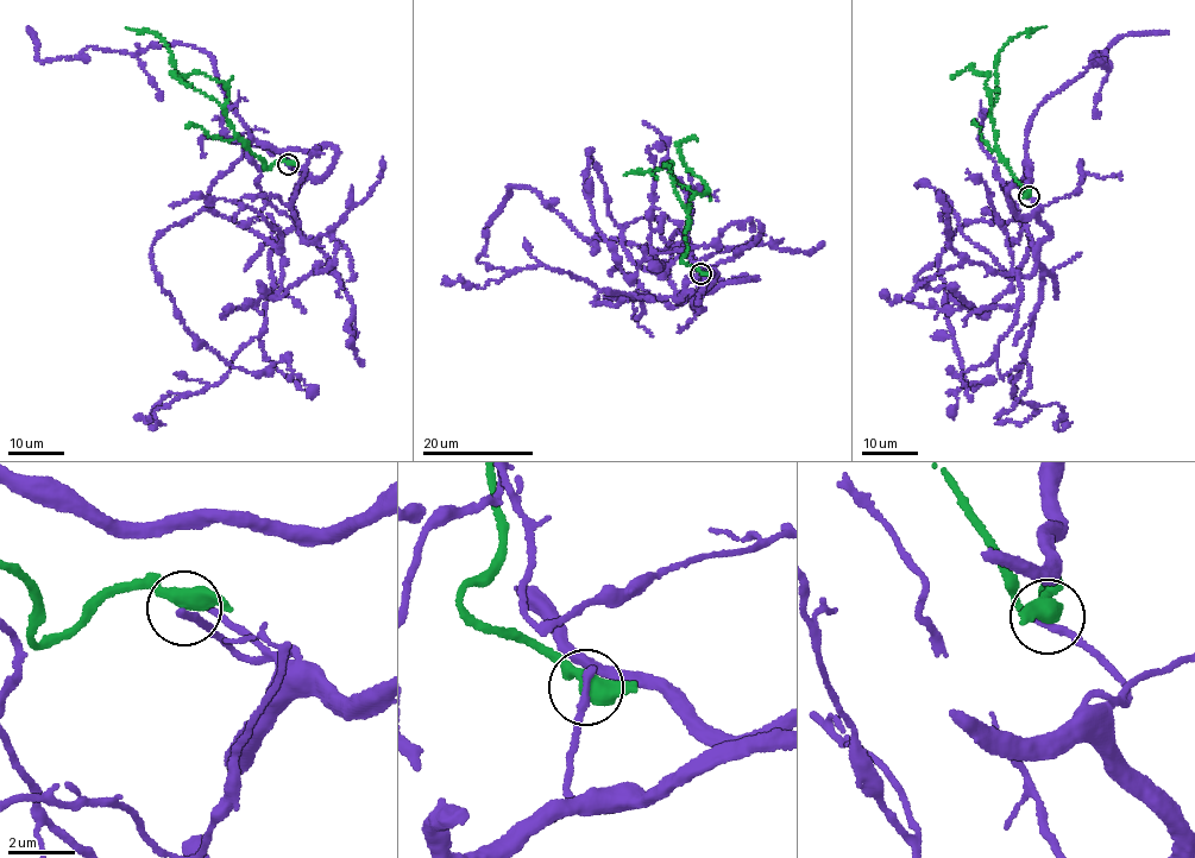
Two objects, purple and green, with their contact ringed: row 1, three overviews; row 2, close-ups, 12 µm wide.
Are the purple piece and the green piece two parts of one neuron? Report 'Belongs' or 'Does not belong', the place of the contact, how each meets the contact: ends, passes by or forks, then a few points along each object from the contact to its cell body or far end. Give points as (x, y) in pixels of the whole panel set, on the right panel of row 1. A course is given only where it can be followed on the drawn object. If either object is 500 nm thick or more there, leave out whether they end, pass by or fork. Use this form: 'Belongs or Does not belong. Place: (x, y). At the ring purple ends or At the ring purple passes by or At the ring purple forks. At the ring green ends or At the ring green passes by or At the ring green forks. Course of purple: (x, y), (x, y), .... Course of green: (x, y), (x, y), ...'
Does not belong. Place: (1029, 196). At the ring purple ends. At the ring green passes by. Course of purple: (1027, 196), (1018, 214), (1029, 164), (1012, 220), (943, 252), (967, 383), (988, 383), (949, 416). Course of green: (1027, 196), (1029, 190), (1024, 195), (995, 145), (995, 68), (998, 54), (1011, 39), (1045, 27)

